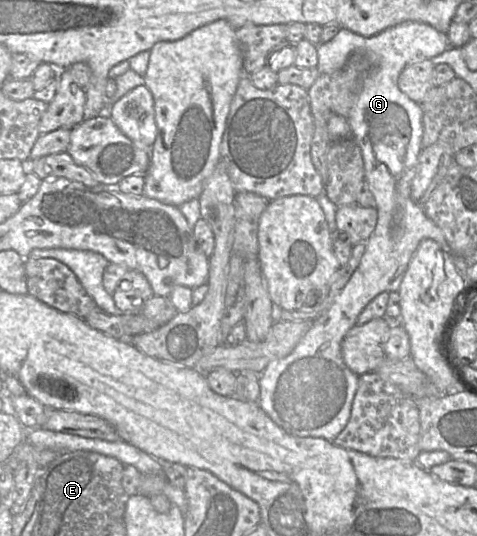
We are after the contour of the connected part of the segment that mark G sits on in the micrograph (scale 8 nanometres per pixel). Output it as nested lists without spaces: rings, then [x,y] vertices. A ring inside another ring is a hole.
[[[415,21],[397,24],[371,37],[364,37],[349,29],[341,28],[331,40],[317,45],[318,64],[316,68],[320,74],[330,74],[341,69],[355,52],[366,53],[375,63],[375,67],[362,83],[348,120],[352,138],[361,148],[365,181],[375,198],[378,218],[375,229],[367,240],[367,247],[359,266],[341,292],[335,296],[328,310],[313,320],[312,327],[300,339],[290,354],[284,358],[271,361],[259,374],[260,395],[258,405],[278,426],[291,435],[324,438],[332,442],[345,428],[350,418],[359,377],[343,361],[341,343],[345,335],[357,324],[357,318],[361,311],[380,294],[380,291],[397,292],[399,290],[409,262],[422,240],[432,239],[443,248],[448,249],[446,238],[441,229],[426,216],[423,207],[411,199],[411,183],[415,177],[419,156],[423,149],[423,110],[419,103],[411,100],[399,89],[398,78],[402,70],[408,65],[431,60],[441,55],[449,47],[450,44],[445,33],[438,31],[431,25]]]

